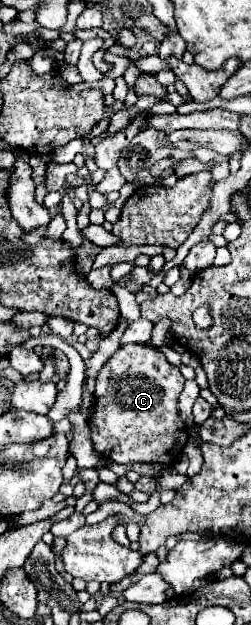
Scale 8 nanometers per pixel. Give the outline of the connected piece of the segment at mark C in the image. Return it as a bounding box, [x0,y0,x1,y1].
[88,343,188,467]

